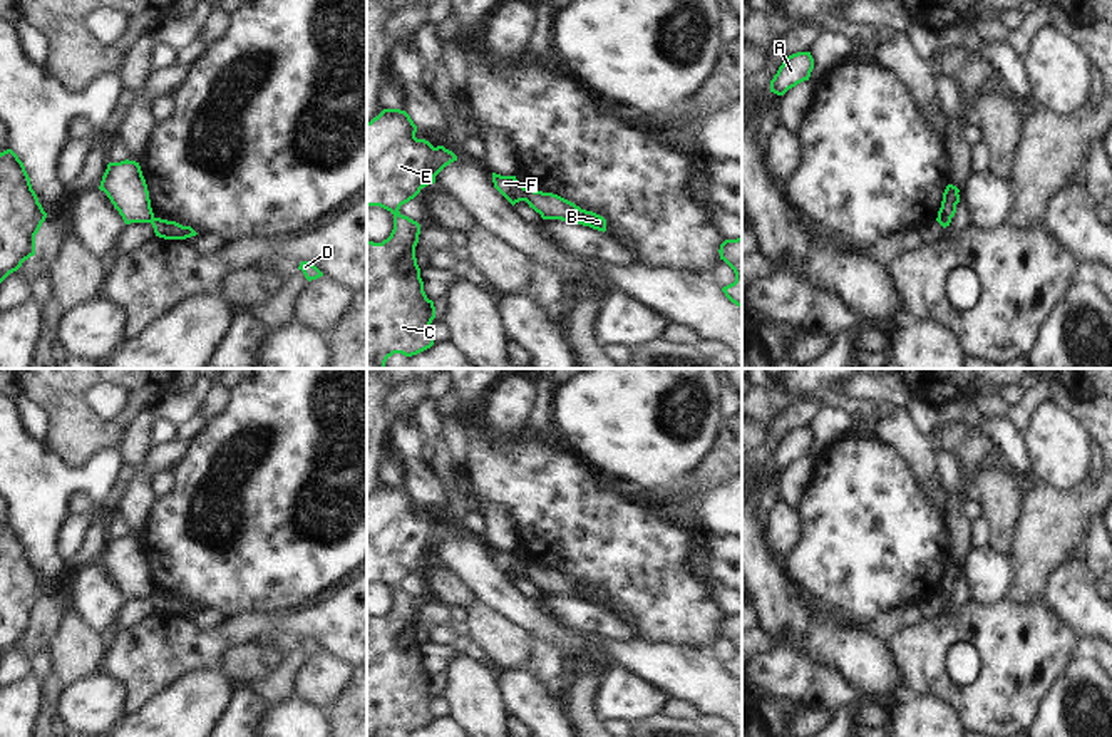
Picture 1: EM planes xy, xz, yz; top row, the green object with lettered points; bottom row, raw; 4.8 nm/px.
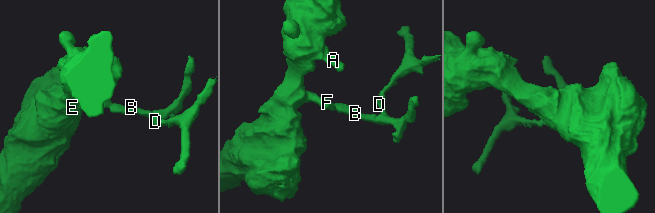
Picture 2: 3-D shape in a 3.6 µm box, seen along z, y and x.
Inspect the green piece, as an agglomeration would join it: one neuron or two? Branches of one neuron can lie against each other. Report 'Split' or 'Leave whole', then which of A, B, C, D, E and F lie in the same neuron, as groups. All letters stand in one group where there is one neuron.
Split. Groups: A C E F / B D

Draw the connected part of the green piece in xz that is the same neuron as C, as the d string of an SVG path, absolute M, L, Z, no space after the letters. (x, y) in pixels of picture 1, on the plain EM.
M384 484L367 497L367 581L380 581L394 590L394 605L387 615L367 615L367 737L387 737L394 729L412 732L434 720L430 698L435 682L424 667L415 633L420 600L399 585L422 563L434 559L435 551L457 531L444 521L434 523L417 514L415 508L417 501L400 484Z

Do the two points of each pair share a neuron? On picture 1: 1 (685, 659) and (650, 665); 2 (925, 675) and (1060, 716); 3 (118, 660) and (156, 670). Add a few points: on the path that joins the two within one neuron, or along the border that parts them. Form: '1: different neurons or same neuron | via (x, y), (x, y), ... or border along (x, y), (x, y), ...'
1: same neuron | via (677, 665), (658, 665)
2: different neurons | border along (1064, 677), (1042, 700), (1034, 719)
3: same neuron | via (128, 660), (146, 660)

